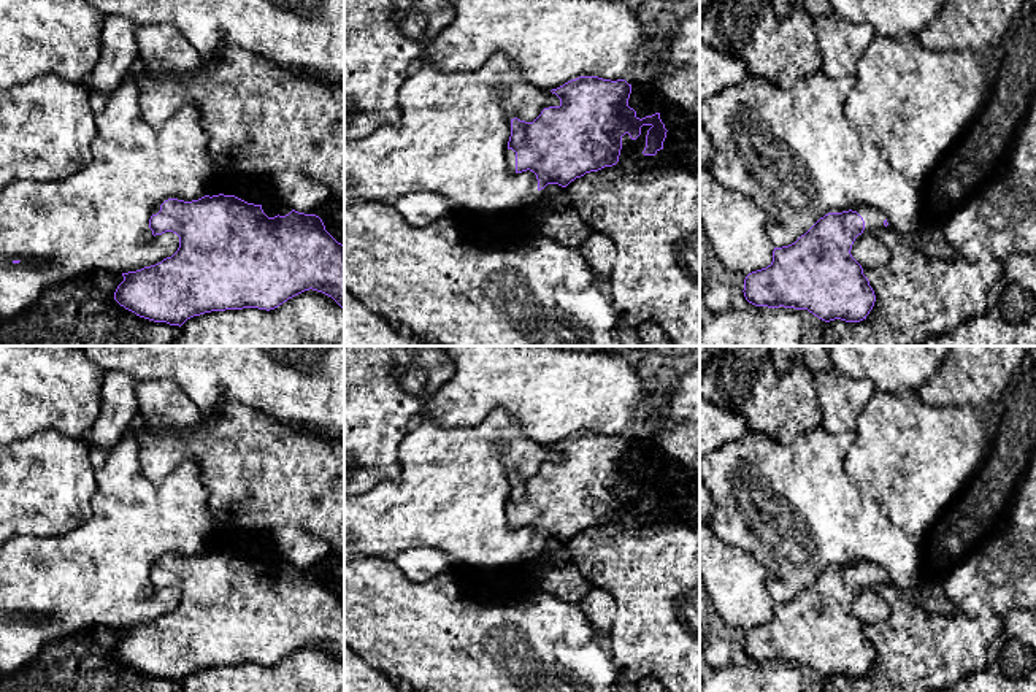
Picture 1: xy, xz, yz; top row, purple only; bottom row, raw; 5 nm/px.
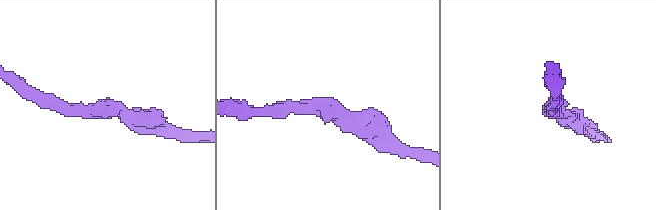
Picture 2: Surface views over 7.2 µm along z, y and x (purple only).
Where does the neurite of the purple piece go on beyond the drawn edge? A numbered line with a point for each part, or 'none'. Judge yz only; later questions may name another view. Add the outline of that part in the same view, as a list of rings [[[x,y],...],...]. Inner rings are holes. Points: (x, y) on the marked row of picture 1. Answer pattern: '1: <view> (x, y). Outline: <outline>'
1: yz (873, 219). Outline: [[[866,205],[854,206],[850,210],[857,211],[863,217],[863,221],[865,221],[863,232],[873,230],[877,227],[885,227],[884,225],[885,216],[882,213],[879,213],[877,210],[873,210],[871,206],[866,206]]]

